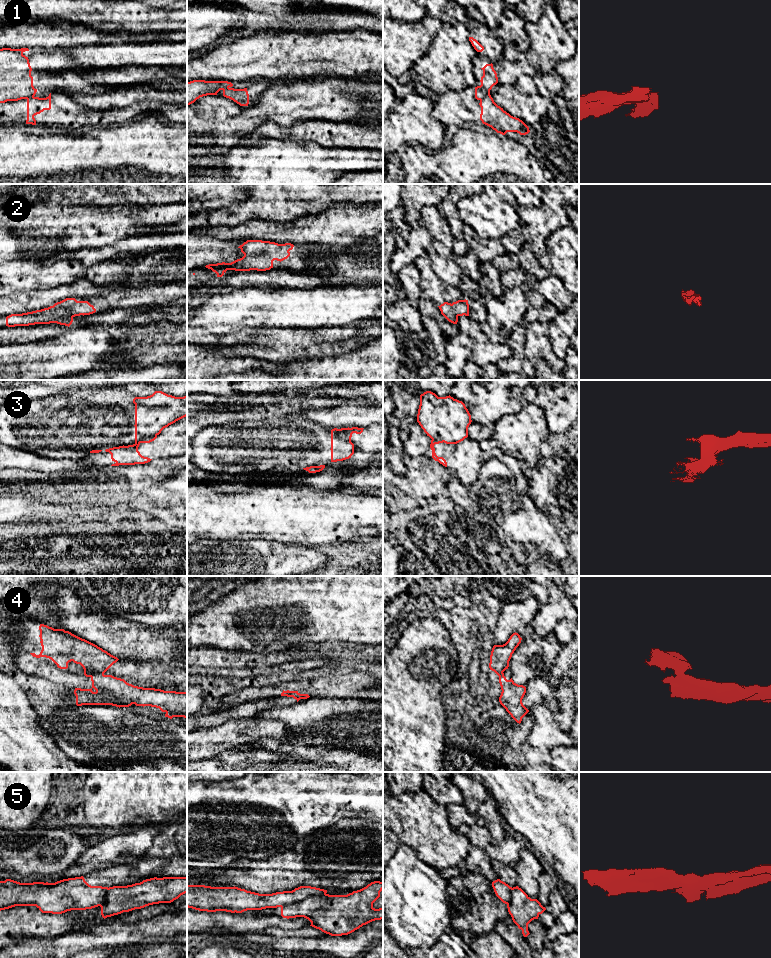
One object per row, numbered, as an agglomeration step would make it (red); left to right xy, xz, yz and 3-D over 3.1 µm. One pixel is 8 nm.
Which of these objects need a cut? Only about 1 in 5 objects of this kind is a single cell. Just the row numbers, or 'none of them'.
1, 3, 4, 5

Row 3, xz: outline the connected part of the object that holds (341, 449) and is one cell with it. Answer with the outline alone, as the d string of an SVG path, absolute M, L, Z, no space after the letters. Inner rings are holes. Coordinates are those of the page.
M341 429L331 430L331 462L343 461L354 454L354 444L340 437Z

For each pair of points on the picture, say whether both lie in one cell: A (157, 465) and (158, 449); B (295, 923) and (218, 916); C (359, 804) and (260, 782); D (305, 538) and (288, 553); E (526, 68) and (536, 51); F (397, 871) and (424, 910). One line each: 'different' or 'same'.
A: different
B: same
C: same
D: different
E: different
F: same

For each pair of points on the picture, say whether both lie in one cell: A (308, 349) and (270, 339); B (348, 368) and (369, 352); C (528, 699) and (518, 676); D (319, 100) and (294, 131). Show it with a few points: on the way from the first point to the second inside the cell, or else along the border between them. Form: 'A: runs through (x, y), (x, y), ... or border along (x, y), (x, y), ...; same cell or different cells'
A: runs through (299, 344), (279, 344); same cell
B: runs through (353, 368), (364, 357); same cell
C: border along (546, 677), (533, 676), (524, 685); different cells
D: border along (327, 120), (296, 120), (289, 126), (280, 126); different cells

